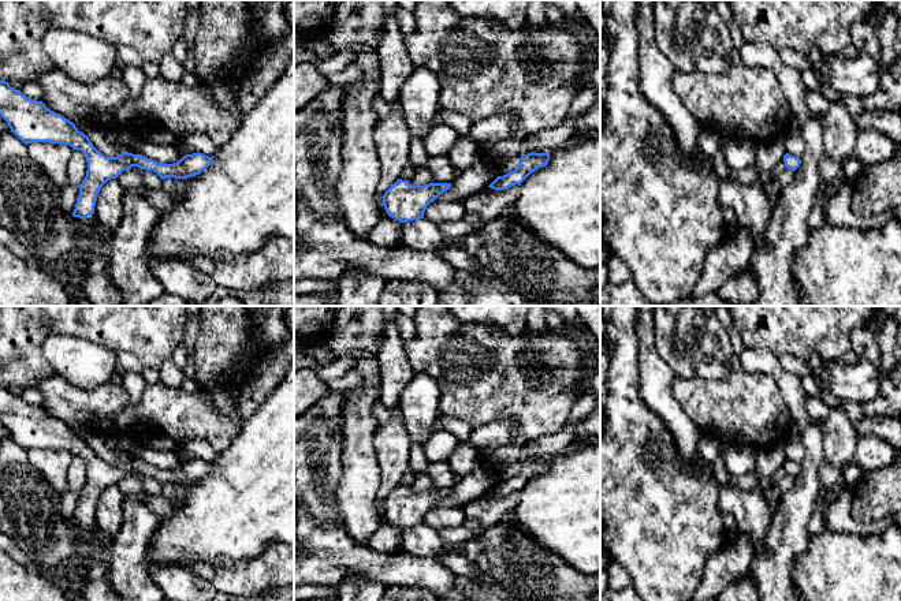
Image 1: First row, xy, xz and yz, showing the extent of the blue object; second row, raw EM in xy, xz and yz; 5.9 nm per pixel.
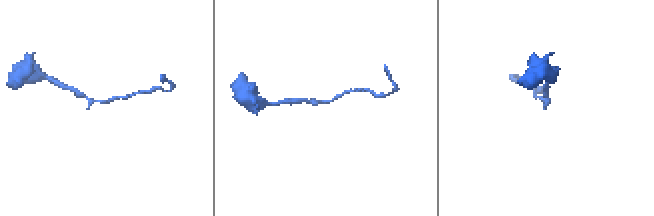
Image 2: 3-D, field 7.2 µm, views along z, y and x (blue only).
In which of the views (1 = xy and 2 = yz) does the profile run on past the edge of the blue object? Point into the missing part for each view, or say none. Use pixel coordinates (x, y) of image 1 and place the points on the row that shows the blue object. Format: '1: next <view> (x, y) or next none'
1: next xy (89, 226)
2: next none

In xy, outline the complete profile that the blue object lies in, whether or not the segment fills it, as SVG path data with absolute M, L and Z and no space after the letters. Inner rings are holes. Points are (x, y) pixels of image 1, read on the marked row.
M0 81L0 115L11 131L26 145L31 142L66 143L86 156L88 171L78 186L79 195L72 216L82 236L89 239L108 232L94 216L97 195L108 180L116 179L123 171L133 167L153 171L161 179L187 179L205 171L215 157L193 153L174 164L157 163L129 152L123 152L118 157L105 157L72 122L48 109L42 101L26 97L5 81Z

